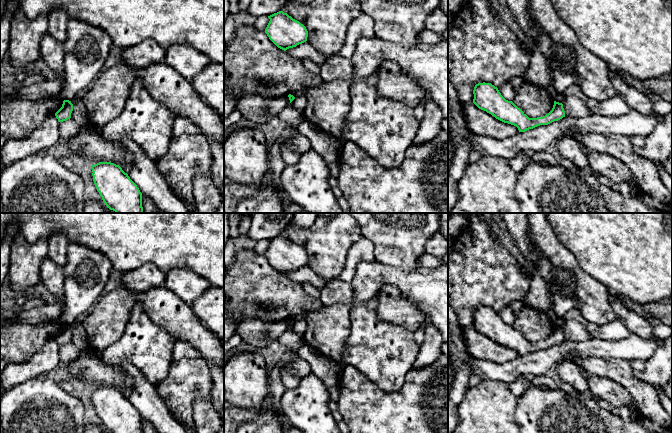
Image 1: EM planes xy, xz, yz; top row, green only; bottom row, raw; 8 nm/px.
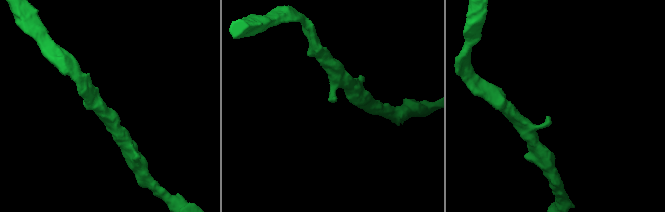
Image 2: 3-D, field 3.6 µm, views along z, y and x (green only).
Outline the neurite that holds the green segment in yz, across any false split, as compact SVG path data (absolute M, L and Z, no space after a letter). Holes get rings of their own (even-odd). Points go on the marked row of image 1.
M491 83L475 85L473 103L496 119L514 125L519 132L525 132L540 125L548 125L565 117L563 104L554 101L552 110L543 117L529 118L512 101L506 100L498 88Z

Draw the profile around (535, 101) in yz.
M525 81L515 89L512 102L529 118L537 118L545 116L552 110L554 98L546 88Z

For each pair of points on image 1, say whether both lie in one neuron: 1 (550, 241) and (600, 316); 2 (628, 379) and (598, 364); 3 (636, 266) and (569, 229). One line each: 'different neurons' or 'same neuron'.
1: same neuron
2: same neuron
3: same neuron

